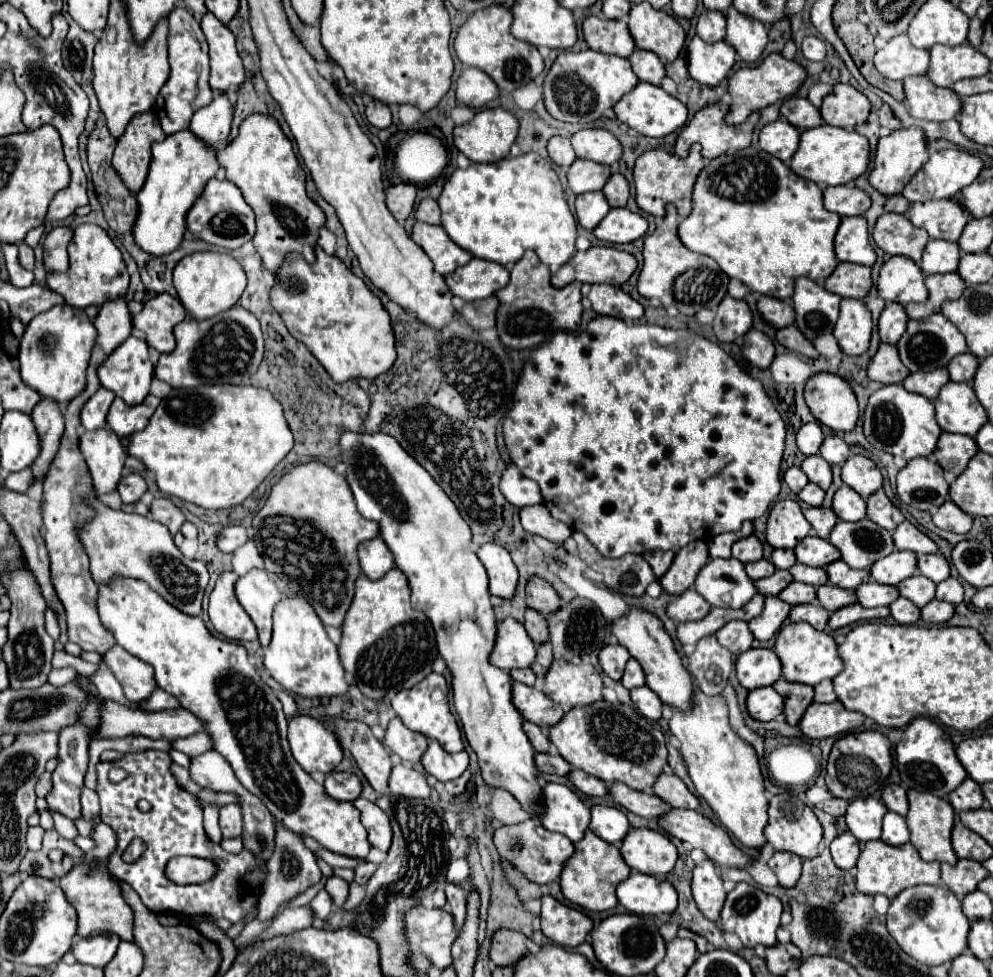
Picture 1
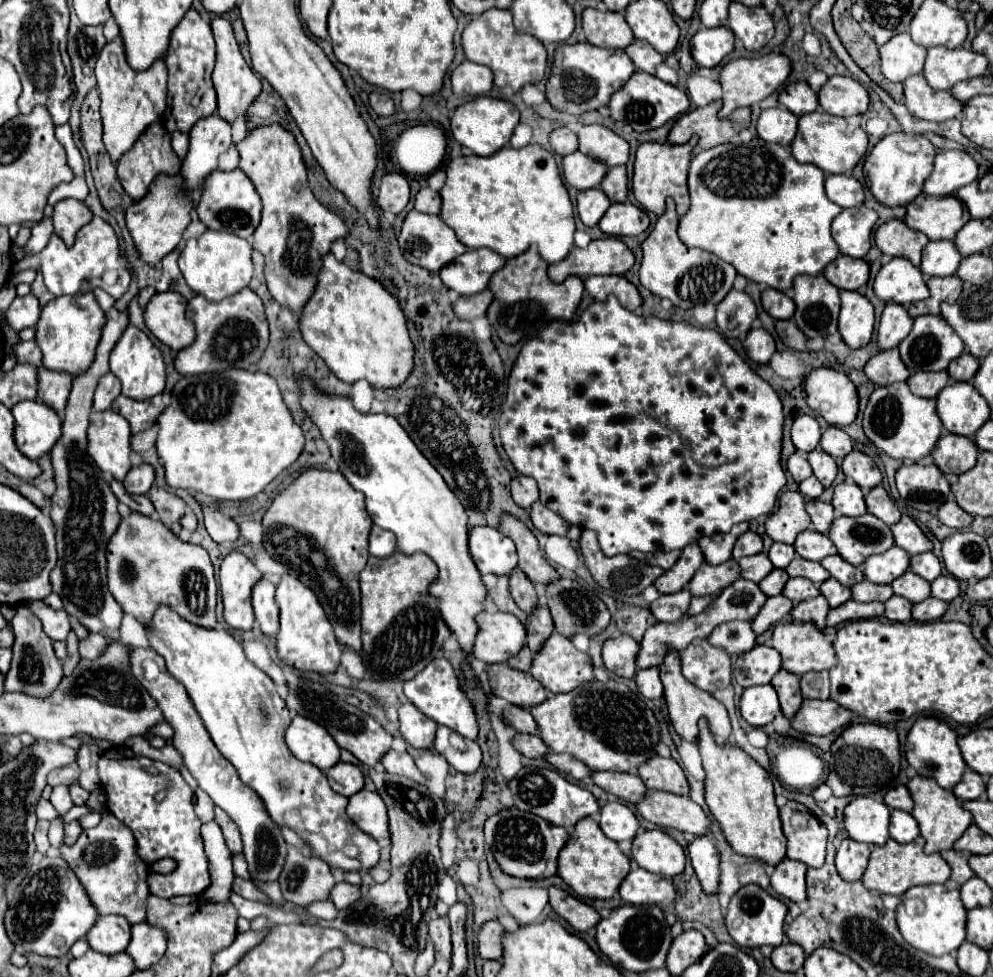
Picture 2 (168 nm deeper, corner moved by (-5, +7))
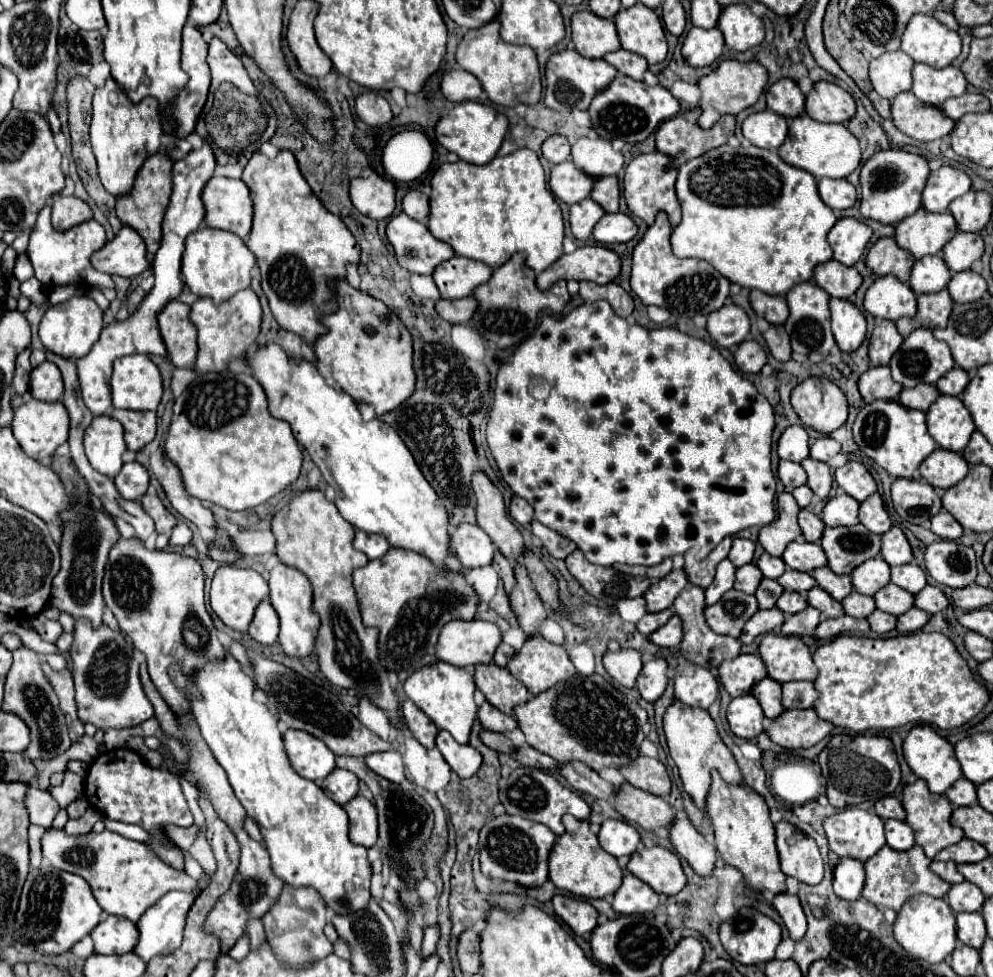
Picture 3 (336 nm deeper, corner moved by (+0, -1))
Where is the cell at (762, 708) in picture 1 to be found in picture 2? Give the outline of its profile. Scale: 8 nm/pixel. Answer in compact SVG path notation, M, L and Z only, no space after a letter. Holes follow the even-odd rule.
M772 684L746 688L740 700L740 712L742 718L756 728L772 722L774 716L780 712L780 702Z

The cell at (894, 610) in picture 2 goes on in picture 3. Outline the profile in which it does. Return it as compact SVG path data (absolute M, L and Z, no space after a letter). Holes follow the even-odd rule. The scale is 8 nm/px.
M875 610L875 612L867 618L867 622L869 622L869 628L871 628L873 632L877 632L877 634L887 634L887 632L891 632L891 630L895 628L897 618L891 616L891 614L887 614L887 612Z

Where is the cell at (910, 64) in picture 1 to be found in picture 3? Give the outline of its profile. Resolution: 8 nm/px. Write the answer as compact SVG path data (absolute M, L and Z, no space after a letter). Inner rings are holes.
M901 50L881 54L869 62L871 86L879 96L893 100L897 94L911 90L913 64L915 62Z

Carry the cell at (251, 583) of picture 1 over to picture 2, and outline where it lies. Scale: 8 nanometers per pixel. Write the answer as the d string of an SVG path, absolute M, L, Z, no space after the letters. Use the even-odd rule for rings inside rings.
M260 578L252 588L252 606L260 630L266 636L274 636L278 632L278 604L274 600L276 586L268 578Z

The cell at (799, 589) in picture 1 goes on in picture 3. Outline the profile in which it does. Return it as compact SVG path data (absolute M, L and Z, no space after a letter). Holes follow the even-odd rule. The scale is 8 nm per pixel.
M783 592L775 606L781 612L785 612L785 614L797 614L797 612L801 612L801 610L807 608L807 600L805 600L805 594L799 594L799 592Z

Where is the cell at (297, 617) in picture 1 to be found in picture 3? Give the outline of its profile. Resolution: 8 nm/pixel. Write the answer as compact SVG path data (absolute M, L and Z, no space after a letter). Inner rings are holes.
M277 564L269 572L269 598L271 604L281 620L281 632L279 632L279 644L283 646L285 654L303 658L307 654L313 654L315 648L315 634L319 628L319 618L311 610L311 582L301 570L295 570L293 566L287 564Z

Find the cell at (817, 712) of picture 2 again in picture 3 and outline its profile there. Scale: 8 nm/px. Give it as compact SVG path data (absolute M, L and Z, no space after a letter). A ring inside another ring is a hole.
M813 708L809 710L785 710L781 716L773 720L773 724L765 730L771 742L787 748L811 748L823 738L827 738L833 730L833 724L823 722Z

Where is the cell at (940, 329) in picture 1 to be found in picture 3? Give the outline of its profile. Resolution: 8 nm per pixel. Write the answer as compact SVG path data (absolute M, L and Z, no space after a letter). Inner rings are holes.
M917 328L913 330L901 344L901 348L893 354L891 358L891 376L895 382L903 384L903 388L913 388L921 382L925 384L937 384L937 380L947 374L951 368L955 366L953 358L951 358L951 352L947 348L947 344L935 340L933 332L927 330L927 328Z

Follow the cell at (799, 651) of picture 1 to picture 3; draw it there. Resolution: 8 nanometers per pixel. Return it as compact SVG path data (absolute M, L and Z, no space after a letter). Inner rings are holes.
M767 634L759 644L759 656L765 662L767 676L779 684L791 680L815 680L817 676L813 656L799 636Z

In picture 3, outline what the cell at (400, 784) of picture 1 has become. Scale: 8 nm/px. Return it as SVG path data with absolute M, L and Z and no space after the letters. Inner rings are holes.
M387 750L387 752L375 752L371 756L365 758L367 766L383 776L385 780L389 782L395 782L395 784L403 784L407 778L405 778L405 766L403 766L403 760L401 760L401 754L397 750Z

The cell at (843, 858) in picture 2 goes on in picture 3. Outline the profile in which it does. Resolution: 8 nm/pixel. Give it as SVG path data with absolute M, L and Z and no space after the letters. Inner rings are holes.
M841 858L835 866L833 888L835 894L843 900L857 900L865 884L865 868L859 860Z

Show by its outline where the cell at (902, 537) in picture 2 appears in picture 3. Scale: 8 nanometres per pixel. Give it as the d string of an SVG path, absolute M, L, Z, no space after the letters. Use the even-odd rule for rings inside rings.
M893 526L889 532L881 536L881 558L889 566L901 566L913 560L911 546L899 526Z

